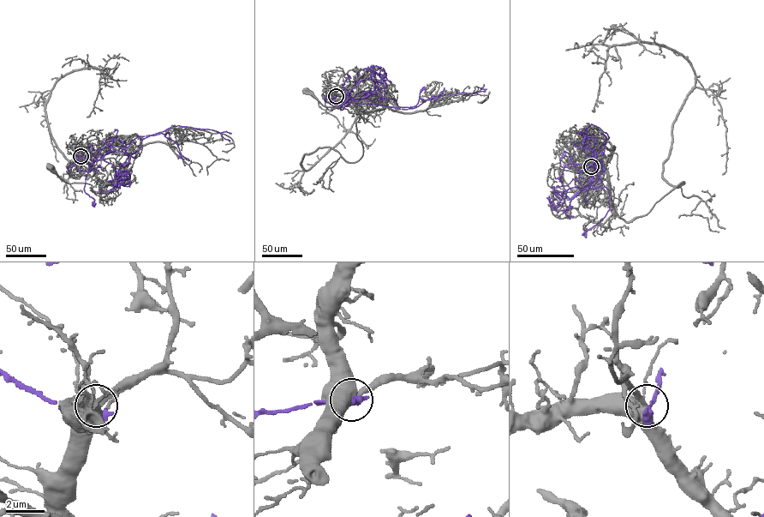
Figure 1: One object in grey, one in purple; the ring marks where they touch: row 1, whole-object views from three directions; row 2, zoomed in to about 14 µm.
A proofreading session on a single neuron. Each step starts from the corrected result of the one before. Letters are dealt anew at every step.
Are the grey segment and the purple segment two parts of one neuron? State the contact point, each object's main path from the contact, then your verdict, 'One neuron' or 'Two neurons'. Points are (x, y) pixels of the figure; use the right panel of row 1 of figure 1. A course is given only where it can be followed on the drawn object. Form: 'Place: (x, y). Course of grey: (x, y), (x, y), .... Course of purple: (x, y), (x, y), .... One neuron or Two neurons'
Place: (591, 166). Course of grey: (591, 166), (599, 177), (599, 197), (613, 207), (614, 216), (581, 182). Course of purple: (591, 166), (604, 167), (597, 177), (606, 137), (576, 133), (595, 142), (593, 162), (578, 173). Two neurons

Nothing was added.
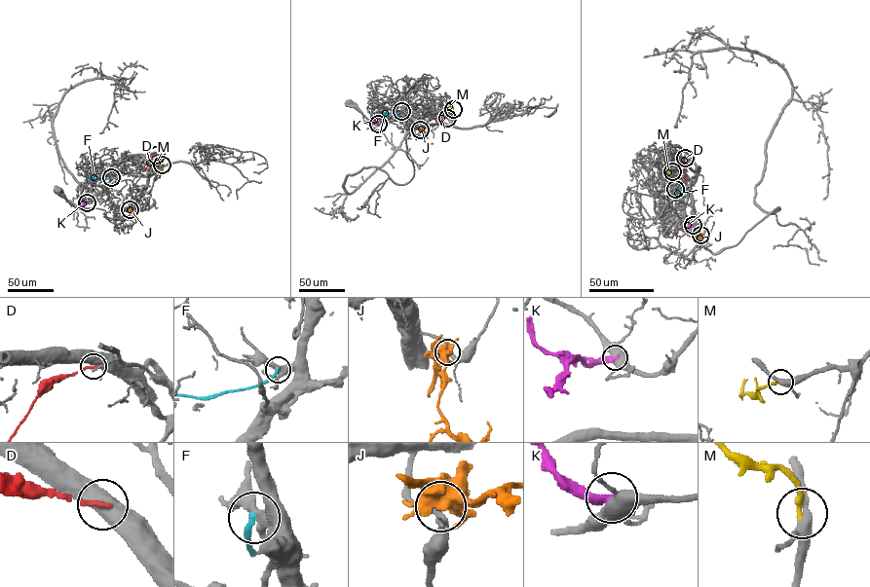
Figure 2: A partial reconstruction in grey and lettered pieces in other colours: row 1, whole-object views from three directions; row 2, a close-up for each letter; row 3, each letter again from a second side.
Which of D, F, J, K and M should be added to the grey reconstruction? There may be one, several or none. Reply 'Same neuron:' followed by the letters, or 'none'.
Same neuron: M

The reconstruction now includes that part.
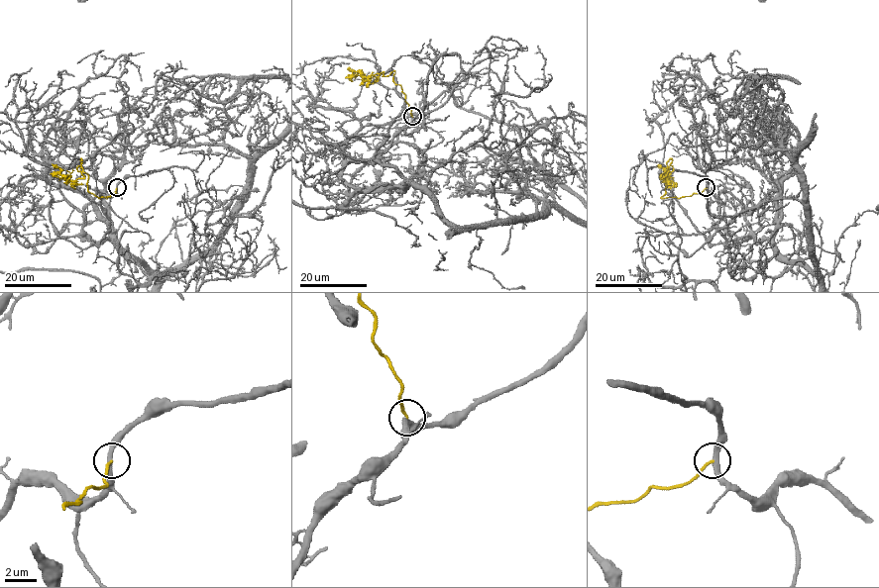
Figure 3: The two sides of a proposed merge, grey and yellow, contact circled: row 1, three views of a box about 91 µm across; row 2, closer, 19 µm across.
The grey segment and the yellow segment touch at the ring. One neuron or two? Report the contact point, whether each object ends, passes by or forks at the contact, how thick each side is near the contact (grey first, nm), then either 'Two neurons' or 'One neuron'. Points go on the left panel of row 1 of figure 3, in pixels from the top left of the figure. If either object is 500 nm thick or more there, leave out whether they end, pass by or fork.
Place: (117, 187). At the ring grey passes by. At the ring yellow ends. Thickness 320 nm (grey) against 160 nm. Two neurons

